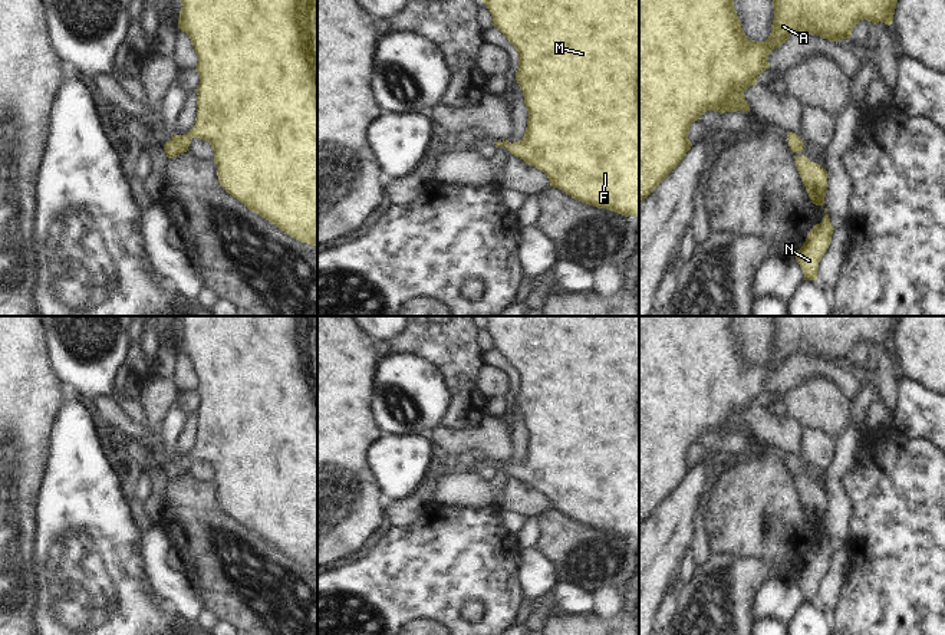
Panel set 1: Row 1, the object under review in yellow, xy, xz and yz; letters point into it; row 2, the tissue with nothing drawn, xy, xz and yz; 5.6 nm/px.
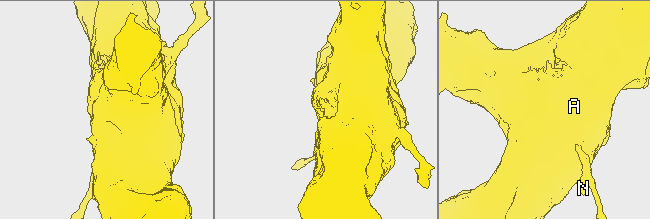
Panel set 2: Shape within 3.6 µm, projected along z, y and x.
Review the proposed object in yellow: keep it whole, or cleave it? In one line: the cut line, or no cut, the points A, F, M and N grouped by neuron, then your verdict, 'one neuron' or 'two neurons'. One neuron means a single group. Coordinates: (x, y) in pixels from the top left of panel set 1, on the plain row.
cut none; groups A F M N; one neuron

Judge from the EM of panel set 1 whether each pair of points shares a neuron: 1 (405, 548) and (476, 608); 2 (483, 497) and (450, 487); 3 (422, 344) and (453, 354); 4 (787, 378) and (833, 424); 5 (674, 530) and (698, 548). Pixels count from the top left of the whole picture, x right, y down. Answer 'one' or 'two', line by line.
1: two
2: one
3: one
4: two
5: two

